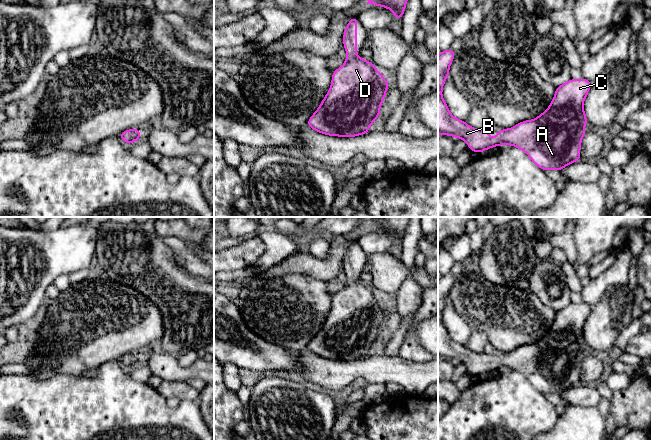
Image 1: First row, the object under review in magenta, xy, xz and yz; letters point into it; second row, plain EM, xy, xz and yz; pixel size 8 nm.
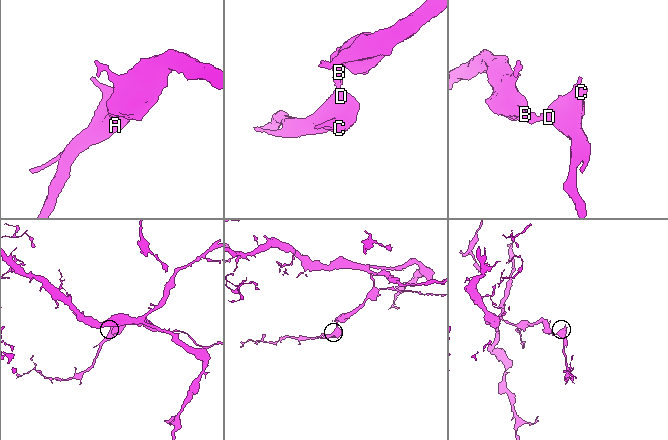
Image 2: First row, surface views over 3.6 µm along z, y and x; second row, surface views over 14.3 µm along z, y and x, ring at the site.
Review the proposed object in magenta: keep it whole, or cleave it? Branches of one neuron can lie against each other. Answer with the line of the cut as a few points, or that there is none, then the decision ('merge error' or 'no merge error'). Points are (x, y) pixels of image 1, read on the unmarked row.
no cut; no merge error

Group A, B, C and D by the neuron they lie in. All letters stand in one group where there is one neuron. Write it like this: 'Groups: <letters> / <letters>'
Groups: A B C D

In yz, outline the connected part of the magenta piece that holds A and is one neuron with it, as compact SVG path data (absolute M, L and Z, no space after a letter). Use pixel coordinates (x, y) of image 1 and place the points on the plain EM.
M449 273L438 279L438 359L463 363L470 374L477 377L503 368L515 370L544 395L560 395L581 383L581 365L586 358L584 350L588 347L583 326L590 315L591 305L571 303L556 311L554 322L545 336L512 352L497 354L497 361L490 362L489 354L472 352L455 342L442 321L455 278Z

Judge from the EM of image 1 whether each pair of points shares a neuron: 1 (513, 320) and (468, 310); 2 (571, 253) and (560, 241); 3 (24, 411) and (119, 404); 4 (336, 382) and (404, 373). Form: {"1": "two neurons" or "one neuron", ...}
{"1": "one neuron", "2": "one neuron", "3": "one neuron", "4": "one neuron"}

